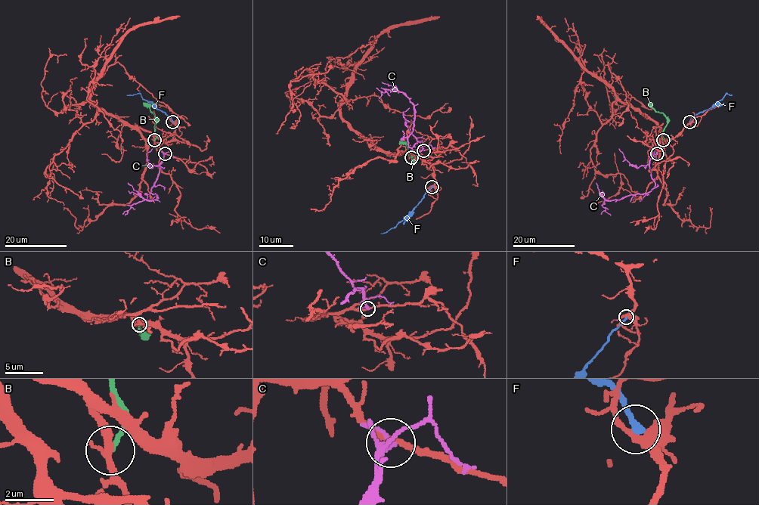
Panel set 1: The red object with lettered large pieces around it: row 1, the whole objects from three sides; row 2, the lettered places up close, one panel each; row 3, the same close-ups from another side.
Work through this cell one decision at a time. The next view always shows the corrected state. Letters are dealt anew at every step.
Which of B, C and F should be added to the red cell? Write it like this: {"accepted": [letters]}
{"accepted": []}

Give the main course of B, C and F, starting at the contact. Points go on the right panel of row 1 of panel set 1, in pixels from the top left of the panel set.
B: (663, 140), (662, 131), (667, 125), (667, 117), (654, 109), (650, 103)
C: (657, 153), (649, 161), (655, 186), (646, 193), (605, 199), (602, 205), (605, 210), (601, 214)
F: (689, 121), (697, 113), (715, 105), (726, 94), (732, 95)

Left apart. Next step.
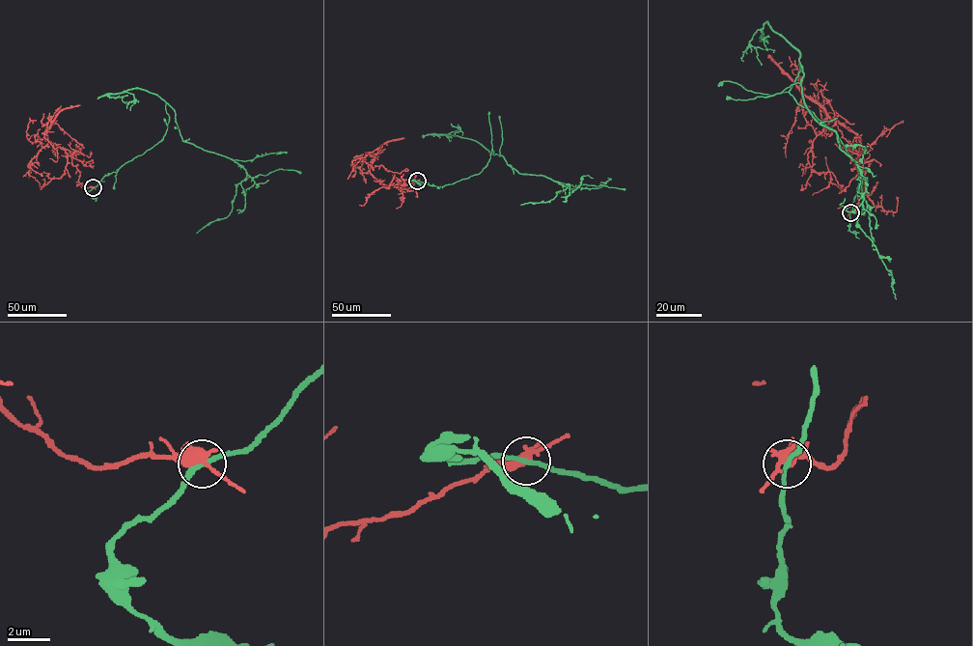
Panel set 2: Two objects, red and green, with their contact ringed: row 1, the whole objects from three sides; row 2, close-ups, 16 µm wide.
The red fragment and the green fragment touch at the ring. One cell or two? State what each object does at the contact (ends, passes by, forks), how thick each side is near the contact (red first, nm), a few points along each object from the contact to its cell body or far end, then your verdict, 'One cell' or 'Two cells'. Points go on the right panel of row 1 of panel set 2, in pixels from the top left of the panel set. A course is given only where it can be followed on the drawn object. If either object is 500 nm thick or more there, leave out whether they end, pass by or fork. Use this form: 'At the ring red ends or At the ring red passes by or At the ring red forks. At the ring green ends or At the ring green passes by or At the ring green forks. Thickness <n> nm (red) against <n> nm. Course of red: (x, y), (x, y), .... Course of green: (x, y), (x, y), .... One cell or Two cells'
At the ring red passes by. At the ring green passes by. Thickness 480 nm (red) against 220 nm. Course of red: (850, 212), (858, 206), (862, 181), (859, 137), (830, 118), (800, 85), (803, 97), (787, 139), (786, 157). Course of green: (850, 212), (856, 164), (790, 93), (799, 51), (807, 109), (866, 180), (873, 244), (896, 298). One cell

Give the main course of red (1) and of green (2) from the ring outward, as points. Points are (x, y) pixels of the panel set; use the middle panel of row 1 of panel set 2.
1: (417, 181), (396, 187), (377, 181), (370, 172), (375, 154), (371, 155), (368, 152), (381, 147)
2: (417, 181), (442, 186), (478, 174), (492, 149), (489, 154), (502, 155), (519, 173), (570, 188), (520, 205)

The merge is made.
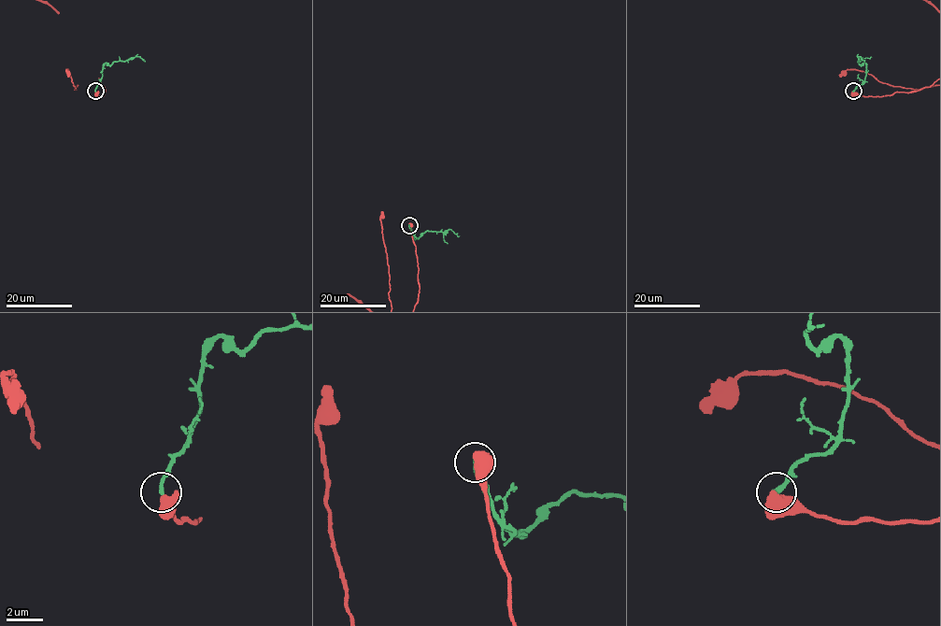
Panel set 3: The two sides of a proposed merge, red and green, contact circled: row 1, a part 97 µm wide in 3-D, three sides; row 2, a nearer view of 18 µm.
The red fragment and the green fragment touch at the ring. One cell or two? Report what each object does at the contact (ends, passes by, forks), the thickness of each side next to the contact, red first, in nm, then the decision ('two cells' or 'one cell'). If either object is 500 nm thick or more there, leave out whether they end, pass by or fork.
750/240 nm | two cells

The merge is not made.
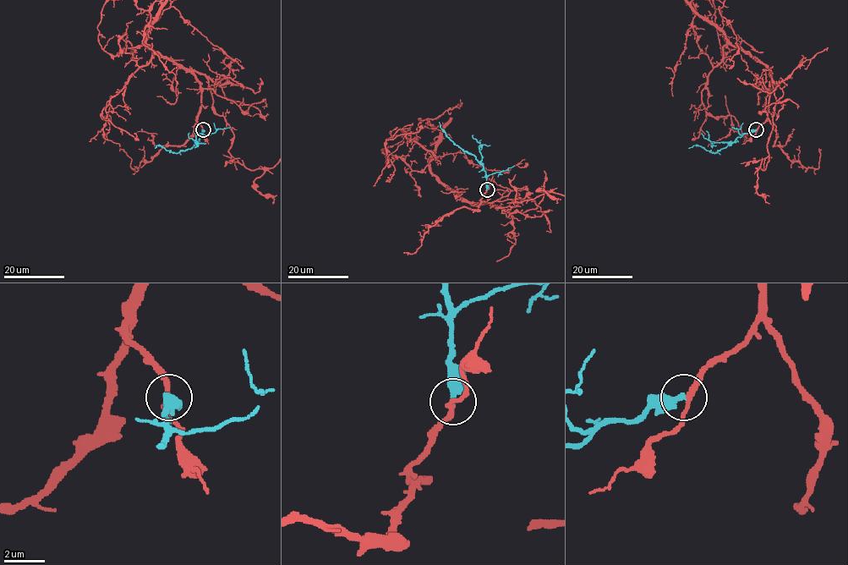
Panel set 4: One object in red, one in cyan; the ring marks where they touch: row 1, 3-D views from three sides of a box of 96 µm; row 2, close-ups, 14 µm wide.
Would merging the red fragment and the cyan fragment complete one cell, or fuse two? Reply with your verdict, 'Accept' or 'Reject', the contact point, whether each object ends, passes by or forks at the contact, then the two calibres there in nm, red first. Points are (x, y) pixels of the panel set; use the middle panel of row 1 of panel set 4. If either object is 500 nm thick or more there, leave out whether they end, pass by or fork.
Accept. Place: (487, 189). At the ring red passes by. At the ring cyan ends. Thickness 240 nm (red) against 380 nm

